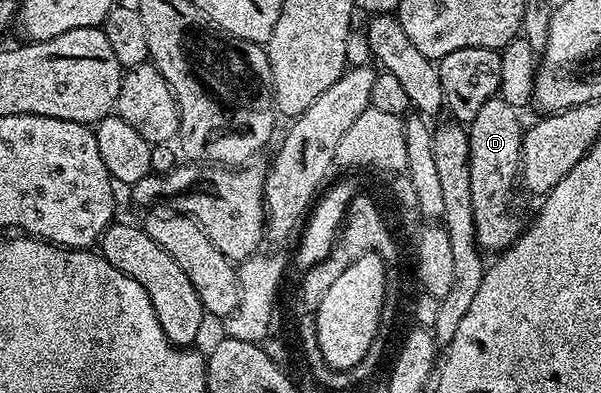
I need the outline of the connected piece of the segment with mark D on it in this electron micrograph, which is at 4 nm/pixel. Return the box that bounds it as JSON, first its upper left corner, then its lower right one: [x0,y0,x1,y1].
[467,94,522,254]

